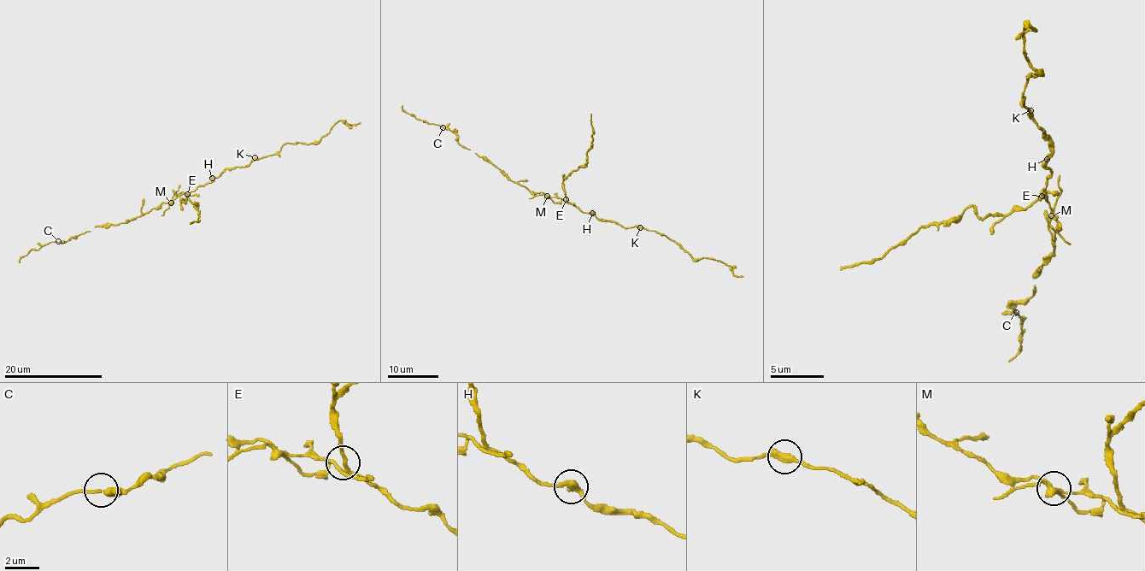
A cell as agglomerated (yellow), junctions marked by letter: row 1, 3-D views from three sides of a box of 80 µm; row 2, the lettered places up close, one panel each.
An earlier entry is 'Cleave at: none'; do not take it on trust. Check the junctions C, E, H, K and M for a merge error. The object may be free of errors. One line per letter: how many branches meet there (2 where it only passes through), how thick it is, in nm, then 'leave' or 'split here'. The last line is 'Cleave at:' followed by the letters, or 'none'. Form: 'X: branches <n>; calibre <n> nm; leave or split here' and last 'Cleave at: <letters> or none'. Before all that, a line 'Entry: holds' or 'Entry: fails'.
Entry: fails
C: branches 3; calibre 240 nm; leave
E: branches 4; calibre 190 nm; leave
H: branches 2; calibre 360 nm; leave
K: branches 2; calibre 380 nm; leave
M: branches 4; calibre 300 nm; split here
Cleave at: M

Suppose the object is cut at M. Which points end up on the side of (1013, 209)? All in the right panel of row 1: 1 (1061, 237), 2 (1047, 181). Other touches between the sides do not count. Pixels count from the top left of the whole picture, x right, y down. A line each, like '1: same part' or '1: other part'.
1: other part
2: same part

